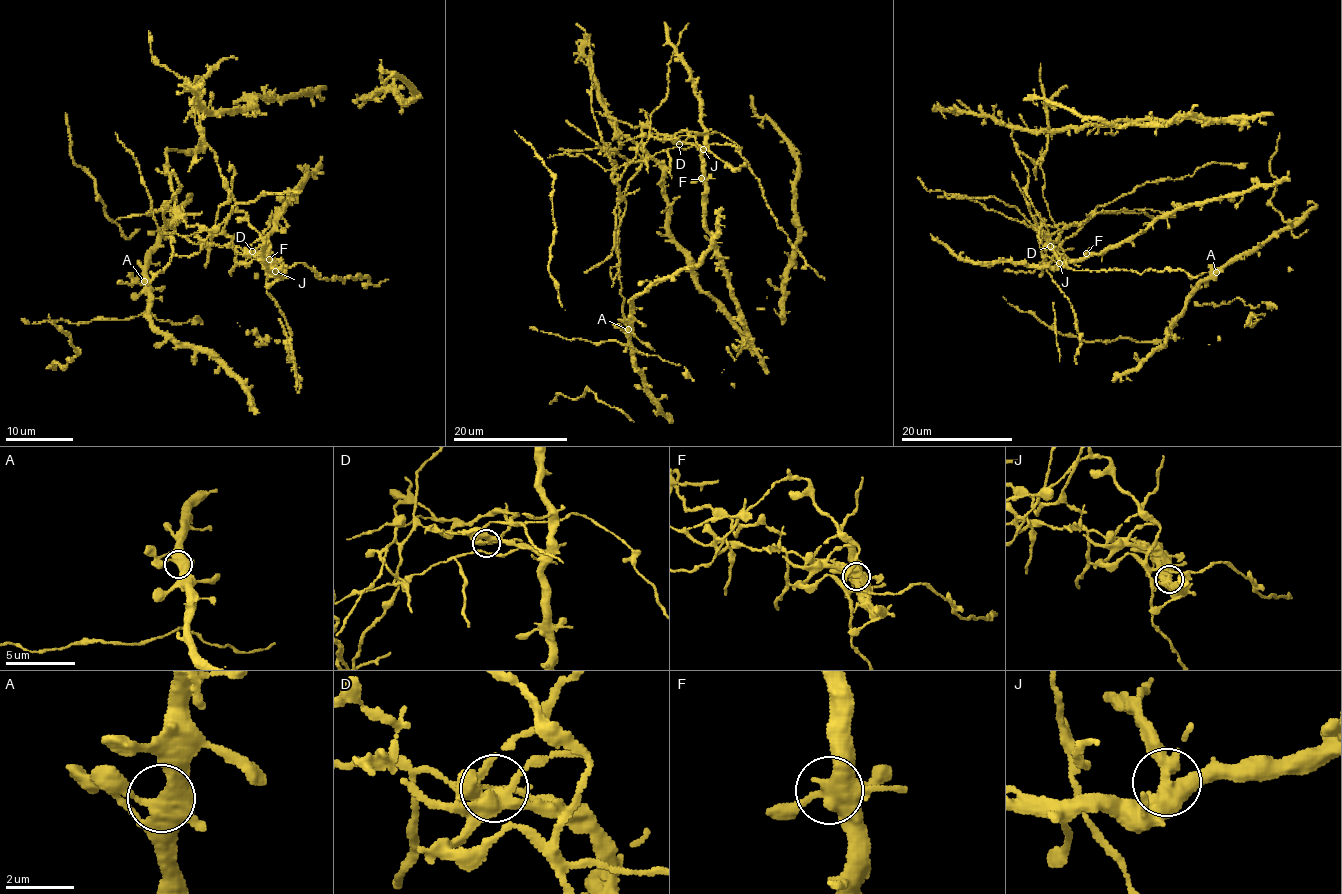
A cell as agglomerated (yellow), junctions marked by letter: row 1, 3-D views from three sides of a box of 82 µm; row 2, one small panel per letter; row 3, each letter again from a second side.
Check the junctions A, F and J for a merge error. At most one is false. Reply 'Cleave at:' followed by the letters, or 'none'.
Cleave at: J

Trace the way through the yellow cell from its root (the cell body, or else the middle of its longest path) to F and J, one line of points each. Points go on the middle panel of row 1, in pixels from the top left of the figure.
F: (688, 134), (674, 140), (689, 143), (701, 150), (701, 178)
J: (688, 134), (674, 140), (703, 150)

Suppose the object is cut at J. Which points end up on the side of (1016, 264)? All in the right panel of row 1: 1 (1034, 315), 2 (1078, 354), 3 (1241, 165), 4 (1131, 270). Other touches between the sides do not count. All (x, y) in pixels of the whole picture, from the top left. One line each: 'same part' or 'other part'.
1: same part
2: other part
3: other part
4: other part

